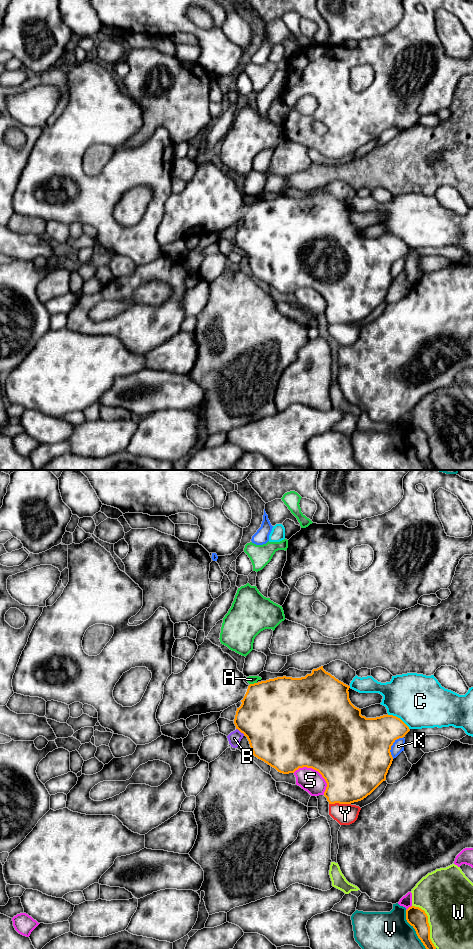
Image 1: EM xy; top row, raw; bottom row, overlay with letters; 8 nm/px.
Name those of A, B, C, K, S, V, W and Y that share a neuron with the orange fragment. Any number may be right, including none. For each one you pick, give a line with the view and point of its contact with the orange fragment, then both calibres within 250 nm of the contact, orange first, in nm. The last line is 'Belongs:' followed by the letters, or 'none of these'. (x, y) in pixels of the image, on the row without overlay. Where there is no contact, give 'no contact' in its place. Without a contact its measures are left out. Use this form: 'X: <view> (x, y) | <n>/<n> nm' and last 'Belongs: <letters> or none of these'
B: xy (240, 251) | 460/110 nm
Belongs: B

